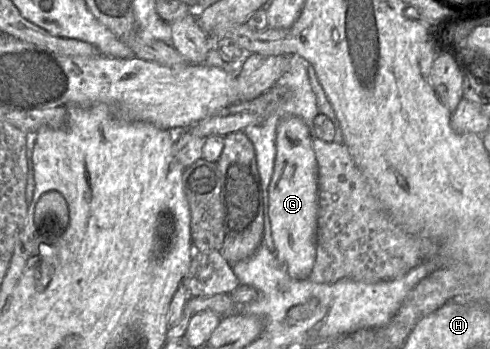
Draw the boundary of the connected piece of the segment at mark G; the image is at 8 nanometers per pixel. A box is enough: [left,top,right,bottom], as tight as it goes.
[267,116,319,280]

